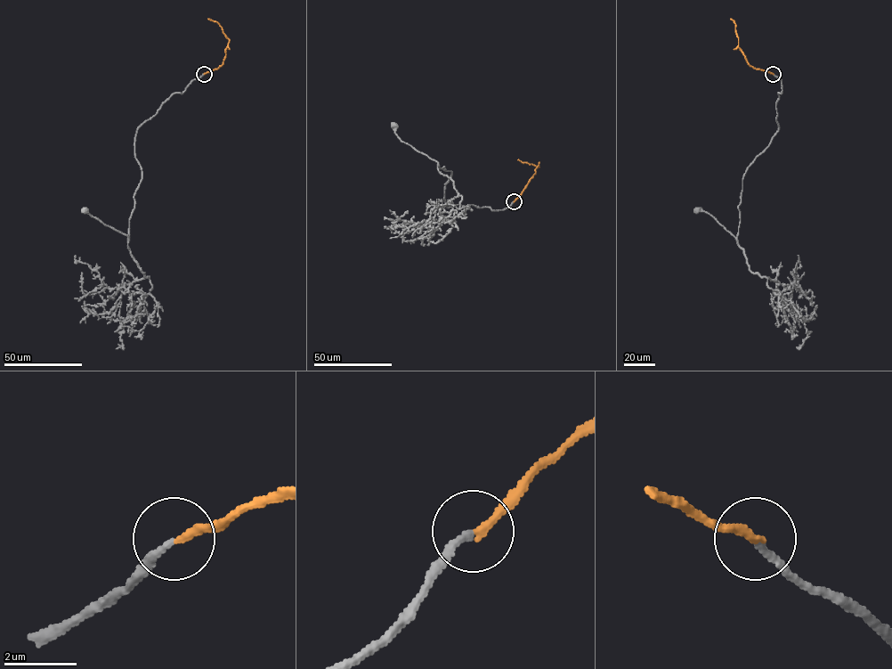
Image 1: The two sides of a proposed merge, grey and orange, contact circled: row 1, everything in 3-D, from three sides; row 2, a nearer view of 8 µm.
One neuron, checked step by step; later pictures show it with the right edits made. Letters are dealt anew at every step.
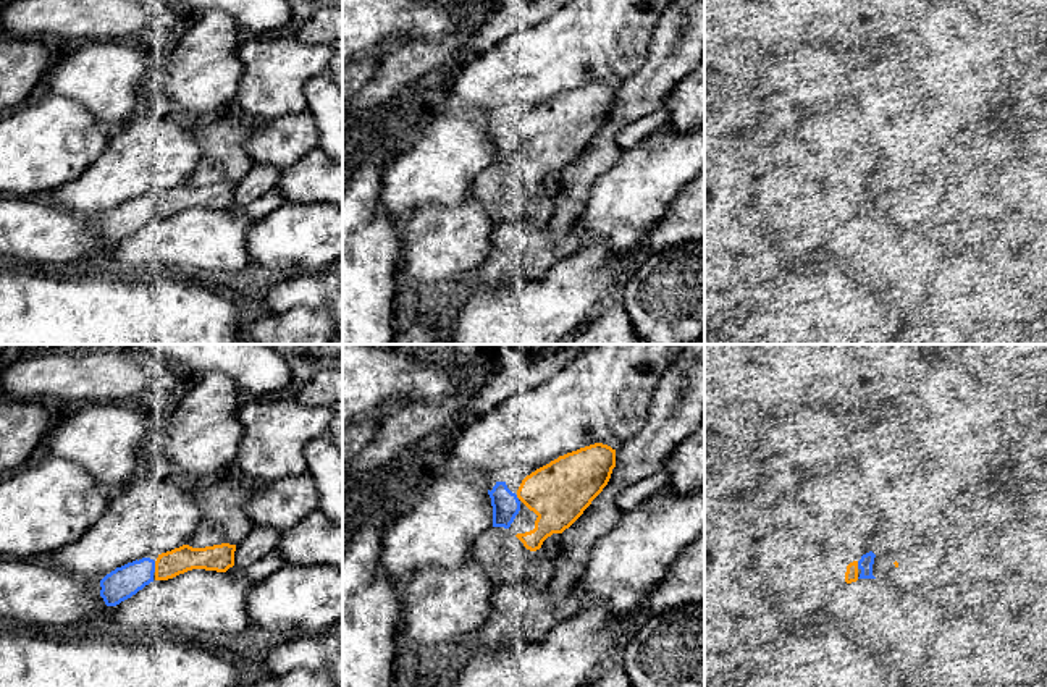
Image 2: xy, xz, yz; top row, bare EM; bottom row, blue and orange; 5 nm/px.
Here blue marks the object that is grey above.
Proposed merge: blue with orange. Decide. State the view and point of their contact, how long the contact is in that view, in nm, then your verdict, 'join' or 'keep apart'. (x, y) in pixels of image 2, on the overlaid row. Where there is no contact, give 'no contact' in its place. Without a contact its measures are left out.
xy (154, 566) | 60 nm | join

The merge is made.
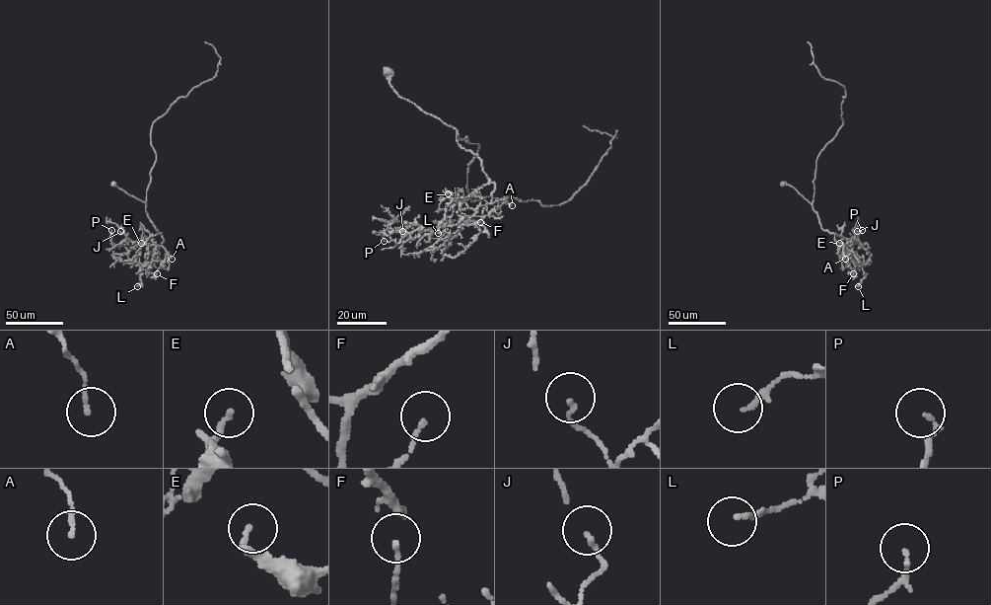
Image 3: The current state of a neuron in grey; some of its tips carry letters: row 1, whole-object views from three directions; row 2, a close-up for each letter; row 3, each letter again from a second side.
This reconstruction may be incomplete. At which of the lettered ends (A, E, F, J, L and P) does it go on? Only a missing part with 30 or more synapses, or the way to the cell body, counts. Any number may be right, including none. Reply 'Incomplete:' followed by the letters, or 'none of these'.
Incomplete: none of these

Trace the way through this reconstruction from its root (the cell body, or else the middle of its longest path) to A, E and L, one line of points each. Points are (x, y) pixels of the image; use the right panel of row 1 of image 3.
A: (782, 184), (792, 187), (811, 204), (820, 227), (833, 233), (834, 240), (843, 244), (845, 259)
E: (782, 184), (792, 187), (811, 204), (823, 229), (843, 237), (839, 243)
L: (782, 184), (792, 187), (811, 204), (820, 227), (833, 233), (834, 240), (860, 262), (865, 276), (858, 286)

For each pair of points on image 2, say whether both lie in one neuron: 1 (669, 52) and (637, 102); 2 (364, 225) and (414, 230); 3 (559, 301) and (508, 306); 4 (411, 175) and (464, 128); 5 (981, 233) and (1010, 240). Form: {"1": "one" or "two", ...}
{"1": "one", "2": "two", "3": "one", "4": "one", "5": "one"}

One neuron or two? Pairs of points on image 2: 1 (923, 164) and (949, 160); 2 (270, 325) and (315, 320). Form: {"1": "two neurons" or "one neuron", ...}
{"1": "one neuron", "2": "one neuron"}

